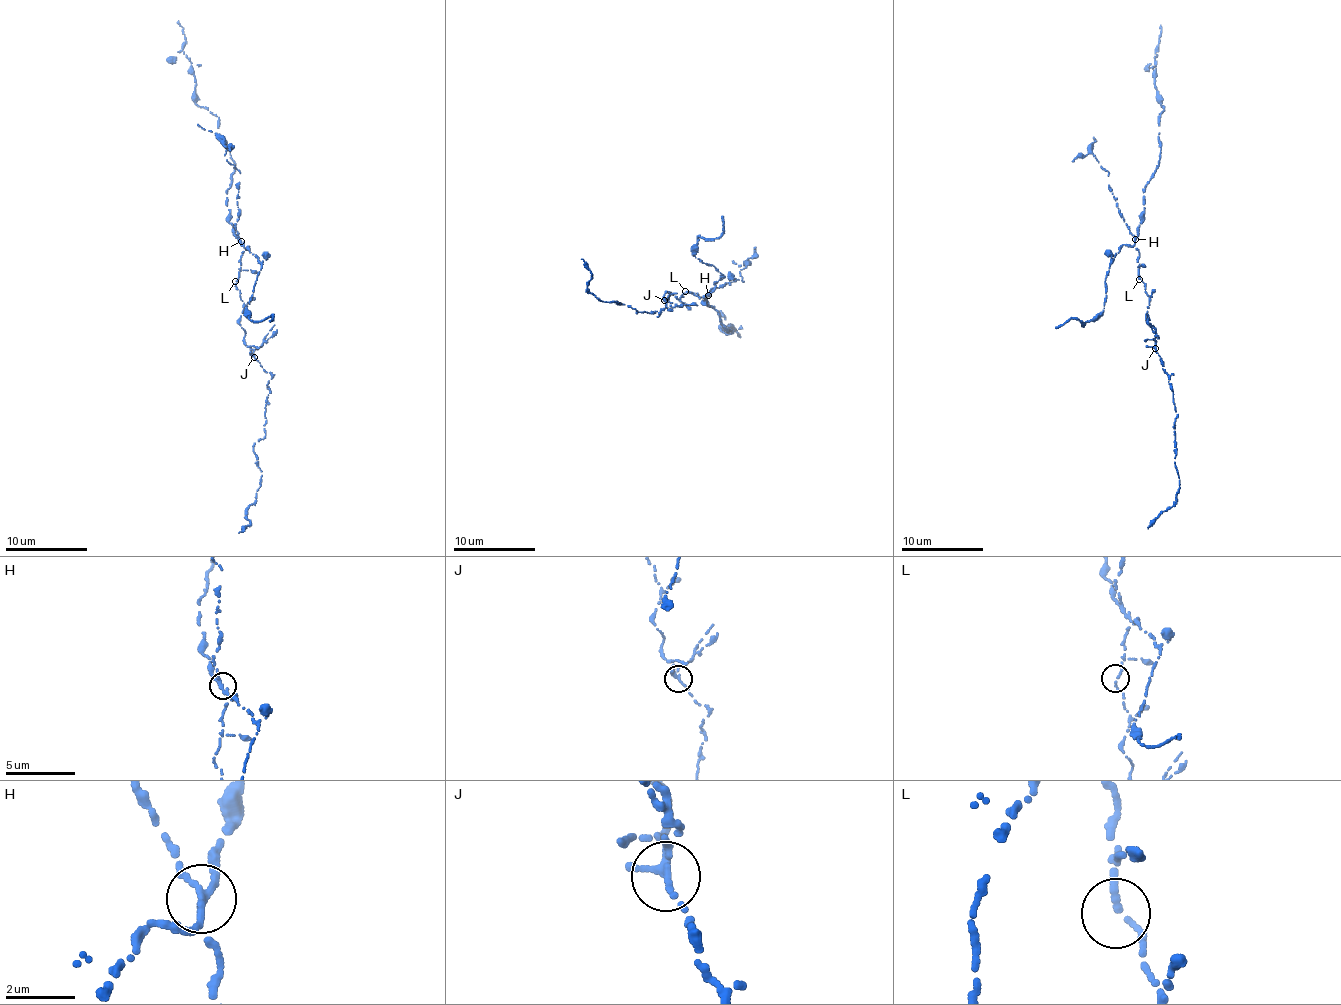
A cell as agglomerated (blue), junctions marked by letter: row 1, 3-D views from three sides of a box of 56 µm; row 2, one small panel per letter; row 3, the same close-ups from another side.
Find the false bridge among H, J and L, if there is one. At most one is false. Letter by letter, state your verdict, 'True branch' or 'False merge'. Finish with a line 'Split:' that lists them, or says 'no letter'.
H: False merge
J: True branch
L: True branch
Split: H

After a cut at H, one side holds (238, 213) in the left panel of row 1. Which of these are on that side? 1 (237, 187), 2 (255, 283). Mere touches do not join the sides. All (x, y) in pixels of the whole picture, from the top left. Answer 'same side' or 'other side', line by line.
1: same side
2: other side

